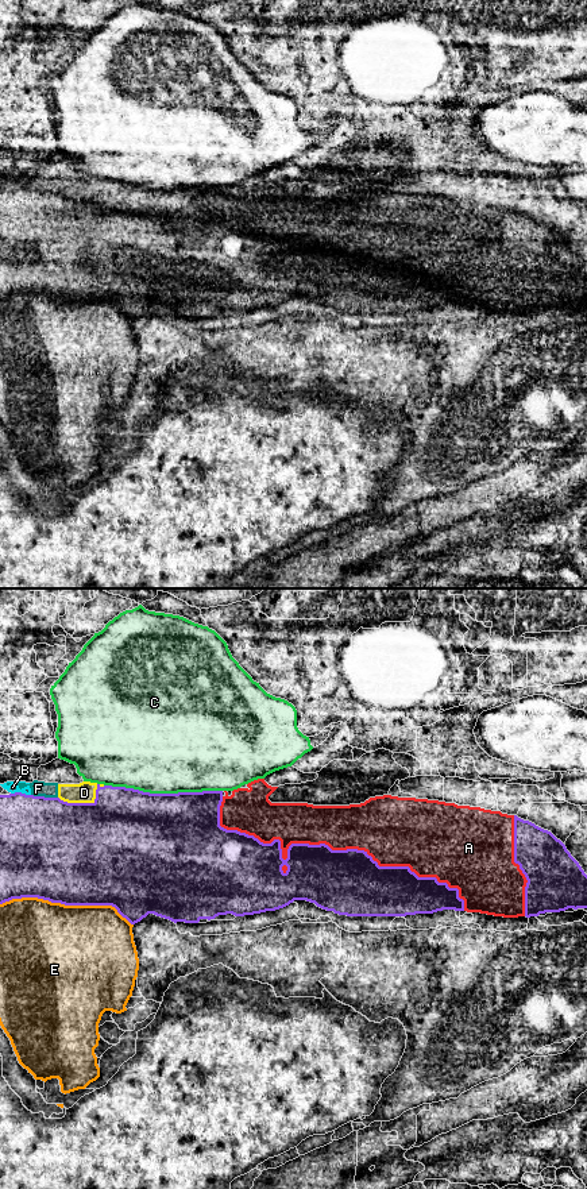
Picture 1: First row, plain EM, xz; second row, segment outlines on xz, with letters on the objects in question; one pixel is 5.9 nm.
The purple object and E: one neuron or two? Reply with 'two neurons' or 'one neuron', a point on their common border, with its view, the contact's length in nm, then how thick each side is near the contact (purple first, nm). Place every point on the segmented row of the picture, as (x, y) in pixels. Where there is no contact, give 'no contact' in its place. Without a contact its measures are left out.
two neurons; contact xz (66, 904); length 800 nm; calibres 500 and 500 nm

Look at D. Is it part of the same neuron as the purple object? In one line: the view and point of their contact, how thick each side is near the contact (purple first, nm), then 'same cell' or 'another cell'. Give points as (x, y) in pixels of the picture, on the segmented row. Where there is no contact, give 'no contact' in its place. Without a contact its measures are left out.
xz (85, 803) | 500/130 nm | another cell

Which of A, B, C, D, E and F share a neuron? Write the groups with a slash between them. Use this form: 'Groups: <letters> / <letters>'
Groups: A B D F / C / E

